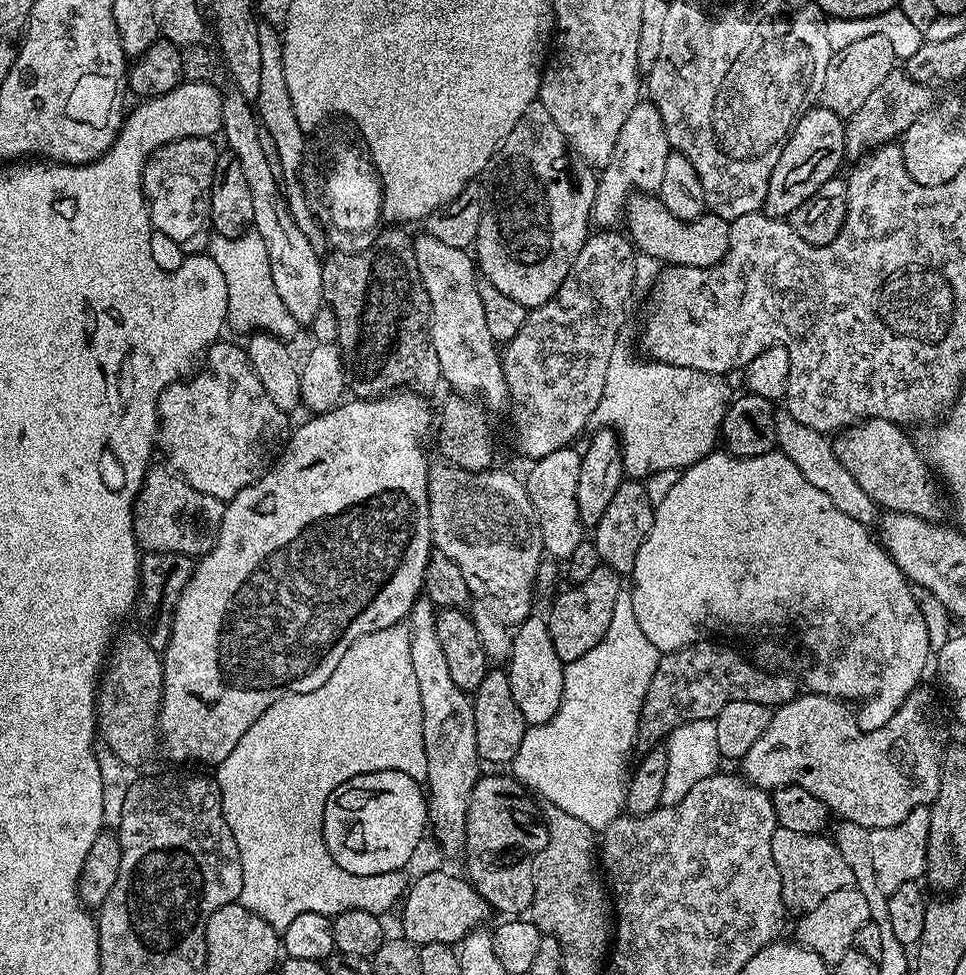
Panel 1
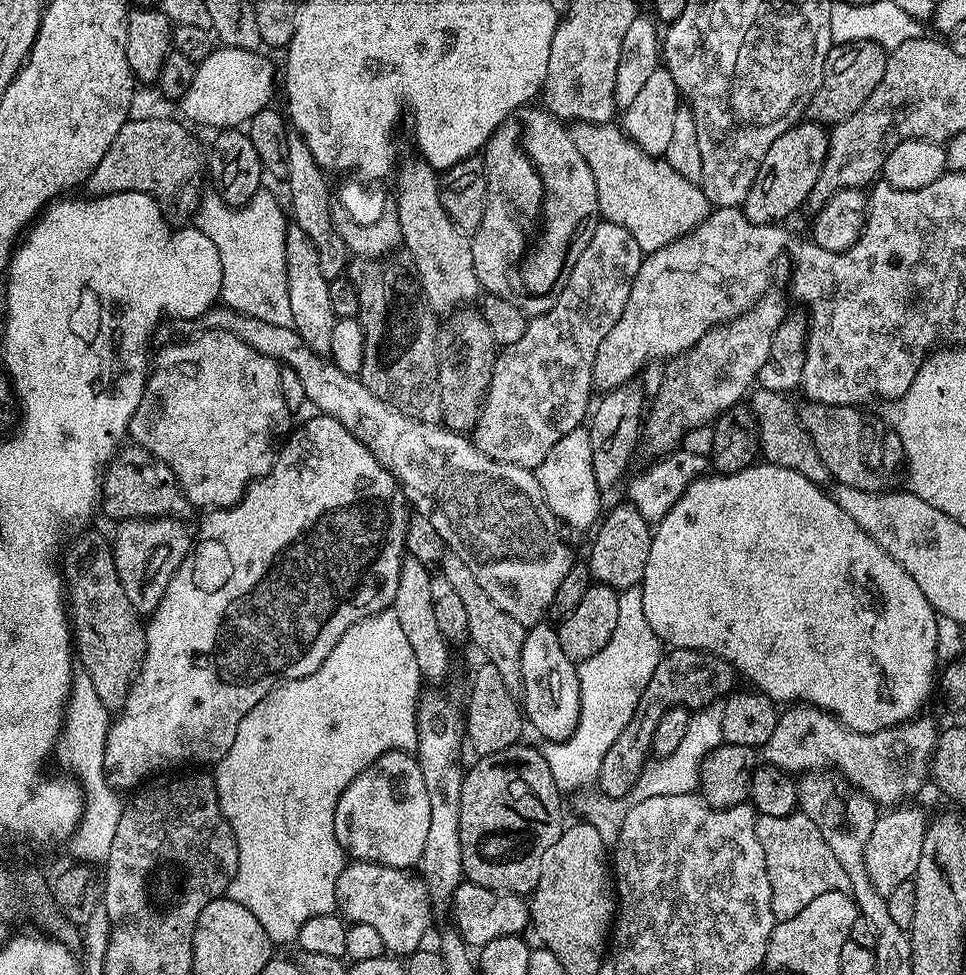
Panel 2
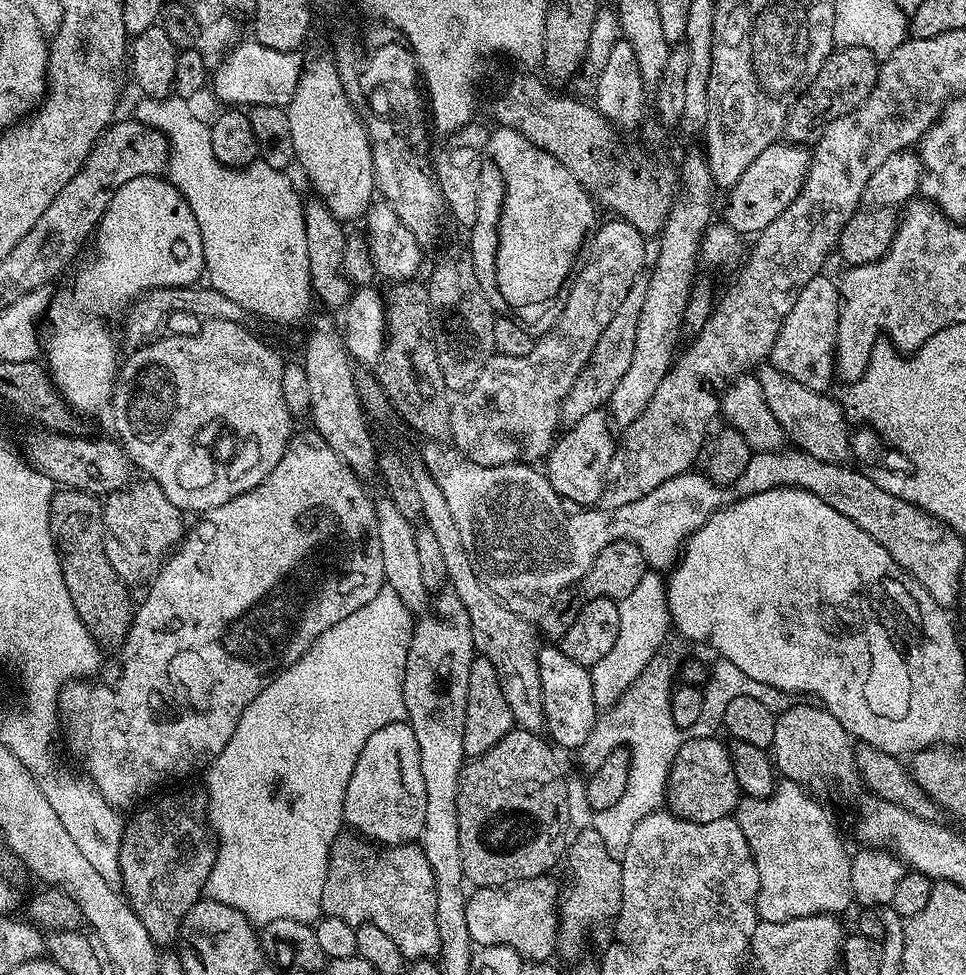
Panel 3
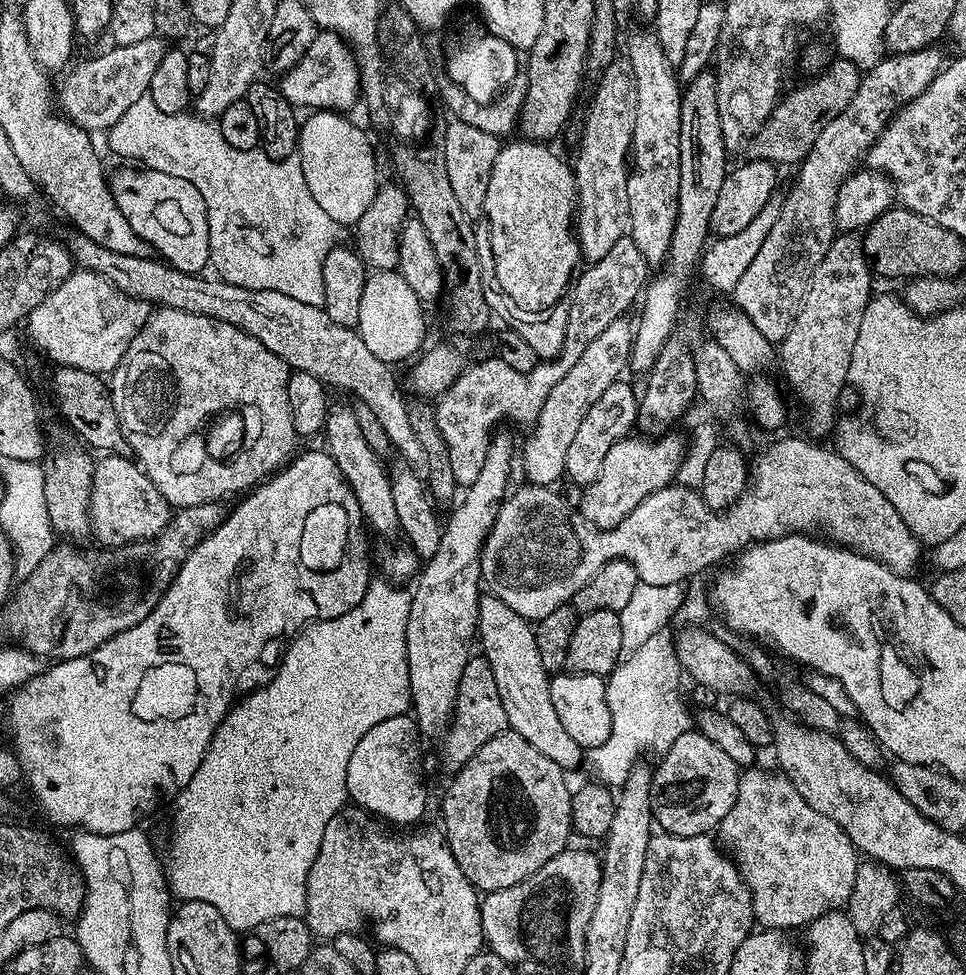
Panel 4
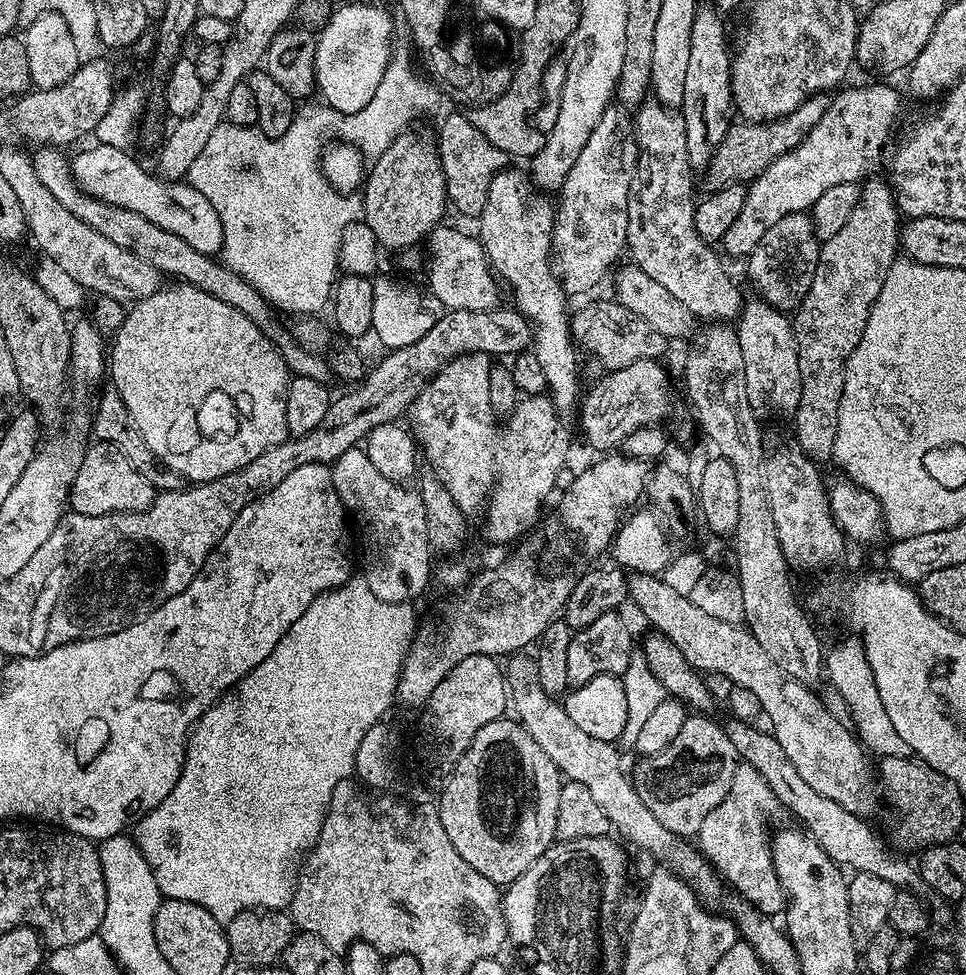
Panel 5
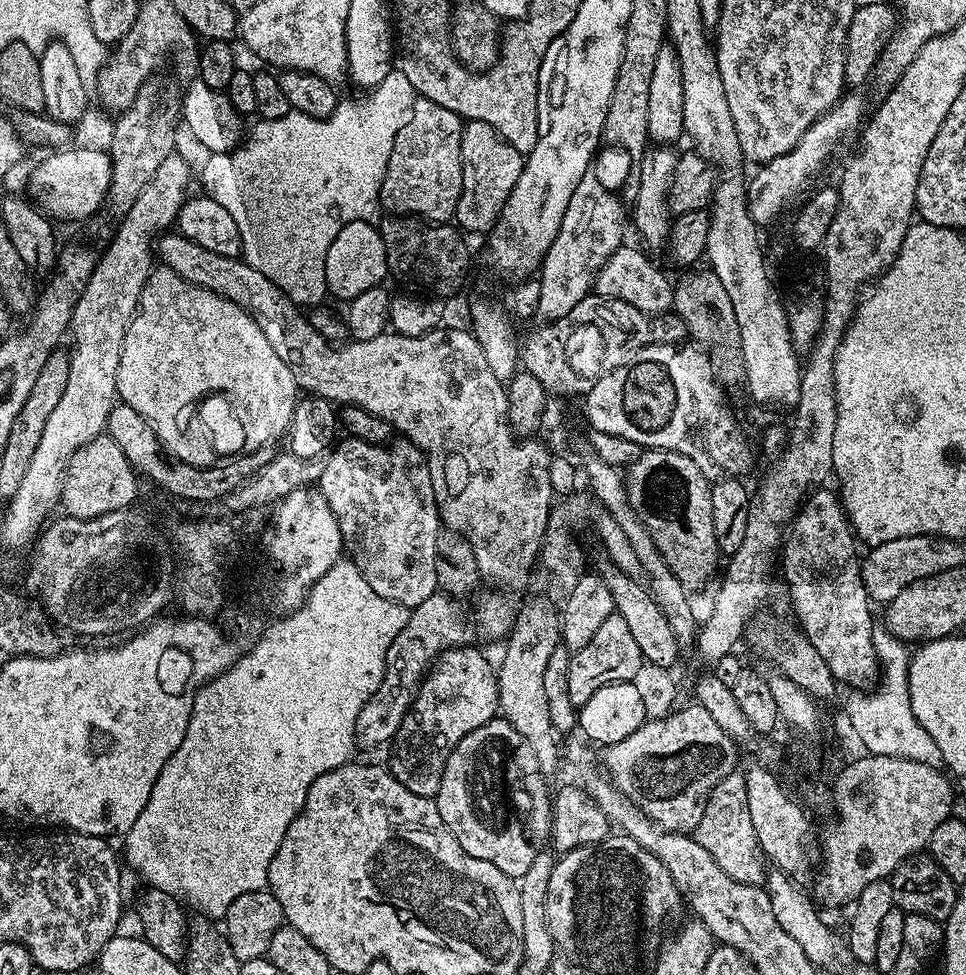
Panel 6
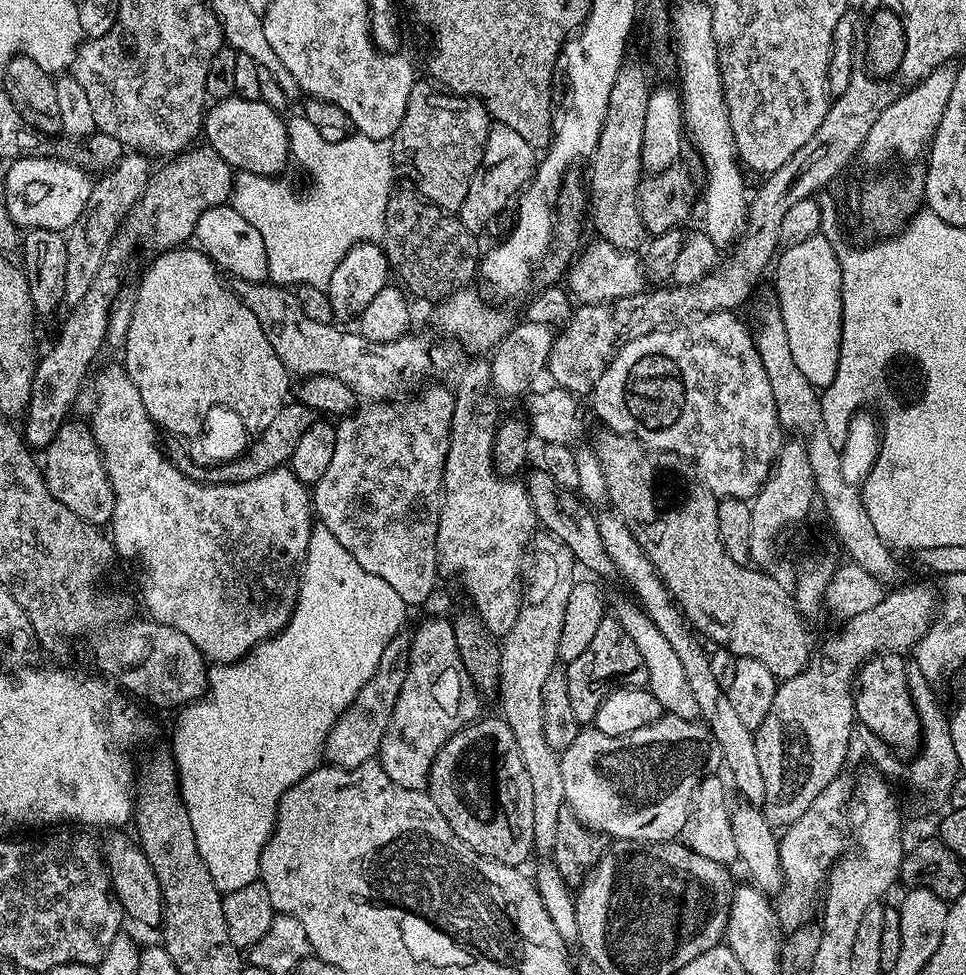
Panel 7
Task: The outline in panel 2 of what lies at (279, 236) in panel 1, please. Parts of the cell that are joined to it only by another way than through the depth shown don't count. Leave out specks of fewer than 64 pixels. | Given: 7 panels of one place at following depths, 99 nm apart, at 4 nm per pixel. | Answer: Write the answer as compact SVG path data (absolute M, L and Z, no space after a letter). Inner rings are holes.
M292 226L284 233L286 246L286 286L290 294L291 327L316 352L327 353L332 346L334 326L338 317L332 310L330 300L329 277L322 274L322 266L318 266L316 247L312 240L306 238L301 228Z

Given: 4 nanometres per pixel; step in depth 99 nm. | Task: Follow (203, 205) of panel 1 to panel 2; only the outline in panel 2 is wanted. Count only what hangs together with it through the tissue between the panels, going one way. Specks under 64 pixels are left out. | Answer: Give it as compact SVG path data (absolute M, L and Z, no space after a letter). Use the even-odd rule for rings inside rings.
M152 116L149 120L130 118L126 121L122 130L114 134L114 142L110 142L106 154L102 154L102 162L98 162L92 171L86 184L89 193L92 196L108 196L111 192L146 192L162 202L165 209L191 213L201 195L200 176L202 180L206 156L202 144L200 148L199 142L177 120L159 120Z

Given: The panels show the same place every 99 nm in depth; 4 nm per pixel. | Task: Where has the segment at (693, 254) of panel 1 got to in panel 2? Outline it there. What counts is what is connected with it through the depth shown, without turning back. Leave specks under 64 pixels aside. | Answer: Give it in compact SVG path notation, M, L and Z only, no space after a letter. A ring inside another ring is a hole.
M577 123L571 133L572 141L582 153L586 164L590 166L591 174L594 175L599 215L605 221L616 223L628 230L644 254L657 252L686 233L695 231L696 226L700 225L712 211L712 205L703 189L695 181L687 180L678 174L663 158L646 154L625 135L617 123Z

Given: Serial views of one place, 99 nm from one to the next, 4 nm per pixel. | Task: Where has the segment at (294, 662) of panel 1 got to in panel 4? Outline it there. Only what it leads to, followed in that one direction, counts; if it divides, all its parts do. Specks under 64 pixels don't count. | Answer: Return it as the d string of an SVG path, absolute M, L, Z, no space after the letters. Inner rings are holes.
M327 451L304 452L298 456L289 459L271 478L253 487L243 497L245 500L233 512L231 509L223 522L209 536L200 540L194 550L190 550L171 586L165 590L153 612L143 618L140 625L122 630L117 636L103 641L93 652L78 658L49 663L45 672L44 669L37 671L35 676L7 697L8 709L4 712L4 720L8 723L9 734L12 735L11 747L16 759L20 761L21 773L26 780L28 776L28 788L32 791L37 806L44 808L44 816L50 823L75 825L75 829L96 834L122 834L137 827L143 816L150 815L167 796L168 799L175 797L176 793L182 791L190 782L190 778L194 778L194 770L198 770L218 726L237 699L236 691L241 688L241 693L247 694L261 684L267 684L273 672L279 668L288 645L304 631L309 622L331 620L358 606L373 575L372 568L368 565L369 533L366 531L362 510L358 506L358 498L354 498L354 490Z

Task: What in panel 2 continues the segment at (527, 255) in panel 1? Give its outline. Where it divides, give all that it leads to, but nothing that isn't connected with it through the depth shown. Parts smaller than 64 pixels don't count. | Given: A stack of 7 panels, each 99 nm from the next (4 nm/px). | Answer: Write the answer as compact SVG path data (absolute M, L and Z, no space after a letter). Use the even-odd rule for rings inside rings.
M515 119L505 120L482 149L486 202L482 210L482 222L478 230L471 233L470 239L474 254L474 274L481 289L487 295L506 298L506 302L514 302L514 306L528 314L537 309L536 304L542 308L548 302L544 296L533 299L531 295L522 294L518 287L518 269L529 247L528 231L531 230L532 223L534 228L542 212L544 187L536 167L530 162L520 144L520 129Z

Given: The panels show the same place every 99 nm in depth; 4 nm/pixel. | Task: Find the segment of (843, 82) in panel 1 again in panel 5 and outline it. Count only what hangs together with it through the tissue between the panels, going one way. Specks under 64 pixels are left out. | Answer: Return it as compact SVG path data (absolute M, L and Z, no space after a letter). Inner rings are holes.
M821 94L805 100L798 106L798 110L786 114L781 120L729 123L726 138L722 138L722 142L716 147L706 169L707 191L714 193L728 184L750 182L755 176L762 174L762 170L766 170L766 166L774 162L774 158L794 150L794 146L798 146L798 142L802 142L802 138L806 138L806 134L810 134L814 126L818 126L818 118L826 114L828 101L829 97Z

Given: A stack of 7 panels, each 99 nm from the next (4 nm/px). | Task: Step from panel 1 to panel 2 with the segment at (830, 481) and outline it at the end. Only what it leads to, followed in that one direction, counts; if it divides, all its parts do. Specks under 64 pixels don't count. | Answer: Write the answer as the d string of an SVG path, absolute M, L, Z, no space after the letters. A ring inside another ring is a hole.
M757 387L751 393L750 407L758 426L763 459L770 464L786 466L786 470L798 470L798 474L810 478L810 482L821 486L827 485L830 477L826 466L822 458L818 458L818 449L815 448L814 442L810 442L810 434L806 434L797 409L792 409L788 399L783 392L771 392L762 387Z

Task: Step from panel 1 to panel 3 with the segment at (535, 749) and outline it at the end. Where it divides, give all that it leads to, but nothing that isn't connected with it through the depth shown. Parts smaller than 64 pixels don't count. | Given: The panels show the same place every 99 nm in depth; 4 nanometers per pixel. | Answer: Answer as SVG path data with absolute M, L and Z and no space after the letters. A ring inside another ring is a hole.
M656 570L645 571L642 582L626 598L618 601L618 639L606 658L602 658L590 669L592 689L596 707L608 710L618 702L619 696L627 690L640 674L655 652L663 647L663 642L671 627L671 616L668 613L667 587L661 573Z

